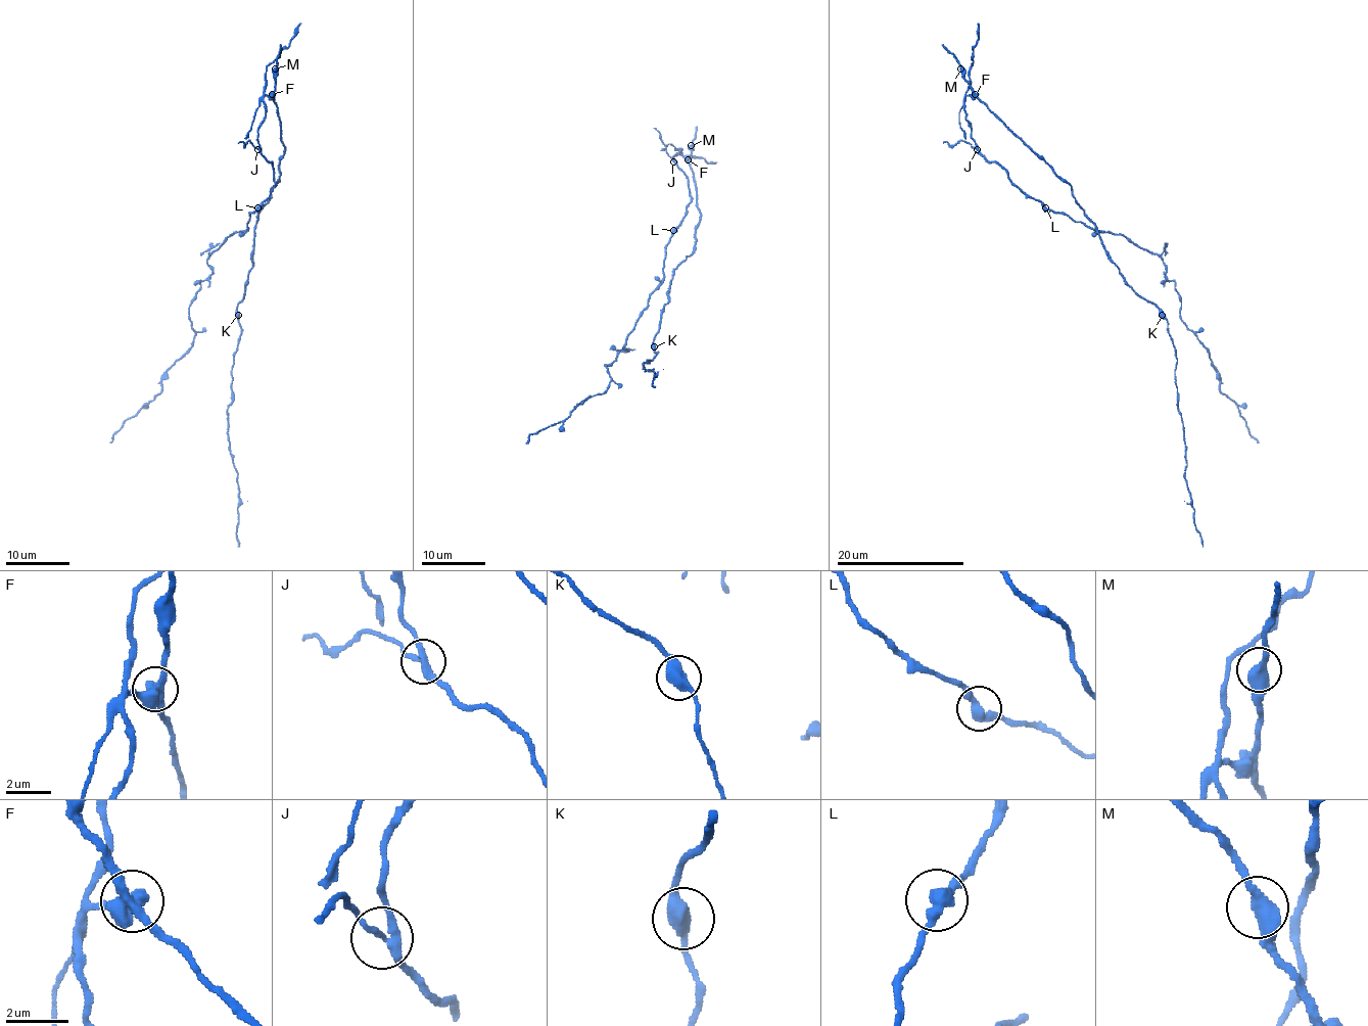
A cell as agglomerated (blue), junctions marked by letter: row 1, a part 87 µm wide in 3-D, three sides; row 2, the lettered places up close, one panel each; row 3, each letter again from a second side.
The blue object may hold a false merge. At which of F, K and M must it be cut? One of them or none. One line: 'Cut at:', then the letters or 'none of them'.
Cut at: F

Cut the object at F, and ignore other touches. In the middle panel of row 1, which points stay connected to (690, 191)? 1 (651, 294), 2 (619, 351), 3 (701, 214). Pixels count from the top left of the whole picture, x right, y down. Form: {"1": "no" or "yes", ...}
{"1": "yes", "2": "yes", "3": "no"}

